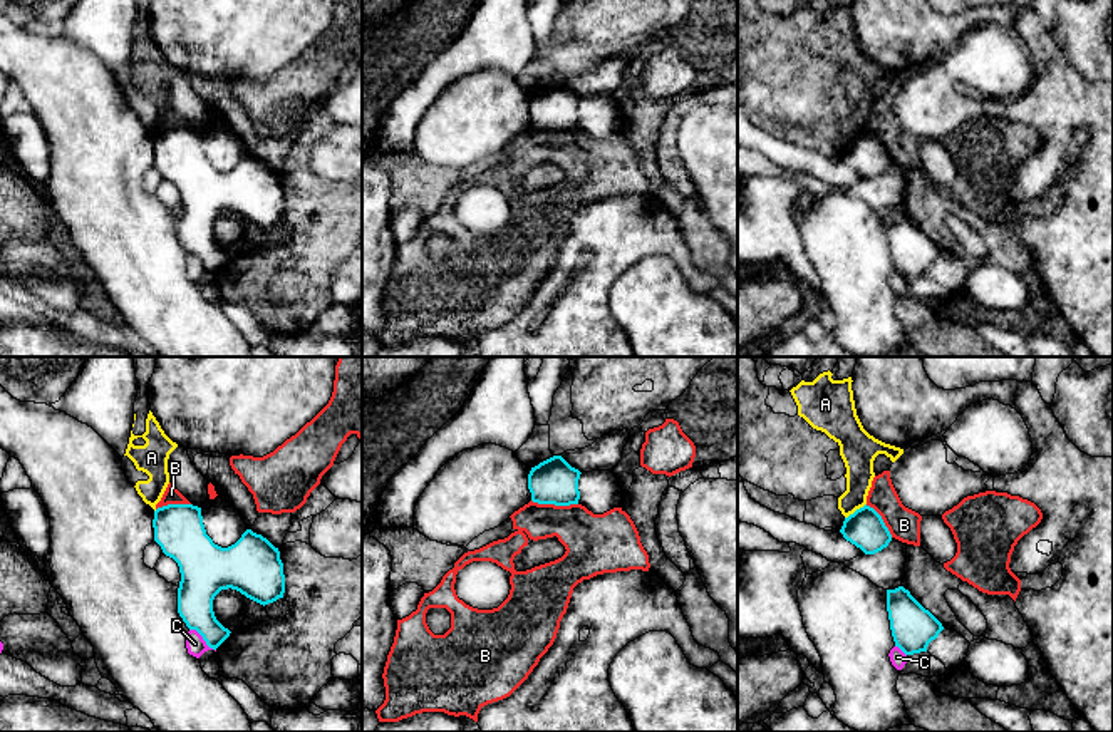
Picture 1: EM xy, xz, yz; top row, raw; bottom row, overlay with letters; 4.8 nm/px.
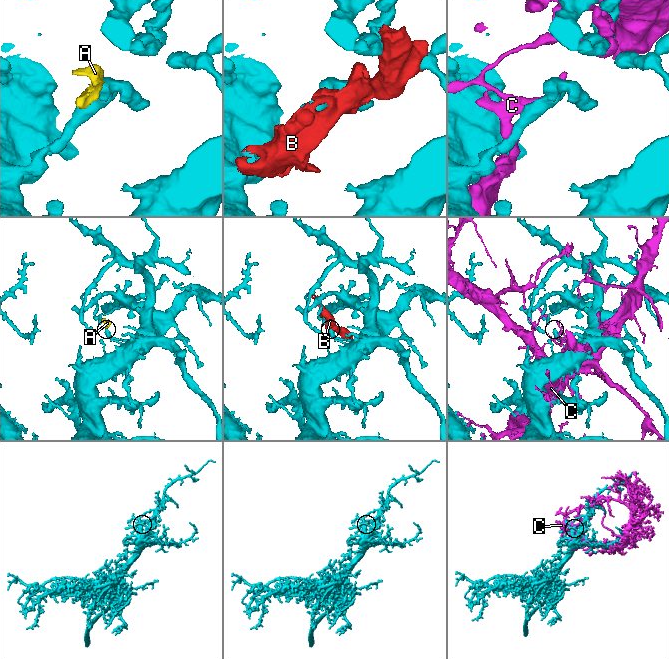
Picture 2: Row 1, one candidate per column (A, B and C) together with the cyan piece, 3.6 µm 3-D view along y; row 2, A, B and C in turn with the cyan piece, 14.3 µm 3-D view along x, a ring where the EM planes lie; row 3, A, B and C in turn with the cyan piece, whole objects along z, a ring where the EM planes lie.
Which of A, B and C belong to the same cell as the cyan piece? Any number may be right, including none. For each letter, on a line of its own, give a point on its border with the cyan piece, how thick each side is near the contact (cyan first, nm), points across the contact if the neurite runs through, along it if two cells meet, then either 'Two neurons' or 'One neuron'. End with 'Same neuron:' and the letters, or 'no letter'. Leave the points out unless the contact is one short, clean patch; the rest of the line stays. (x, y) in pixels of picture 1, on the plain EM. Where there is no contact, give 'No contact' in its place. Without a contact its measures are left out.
A: Touches cyan at yz (857, 134). Thickness 190 nm (cyan) against 150 nm. Boundary: yz (865, 128), (845, 143). Two neurons
B: Touches cyan at xz (555, 129). Thickness 220 nm (cyan) against 260 nm. Two neurons
C: Touches cyan at xy (203, 263). Thickness 190 nm (cyan) against 90 nm. Two neurons
Same neuron: no letter

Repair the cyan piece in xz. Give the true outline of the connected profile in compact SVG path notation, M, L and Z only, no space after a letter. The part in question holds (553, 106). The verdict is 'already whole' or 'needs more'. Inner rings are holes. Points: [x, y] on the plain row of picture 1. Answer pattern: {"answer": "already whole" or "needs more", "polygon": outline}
{"answer": "already whole", "polygon": "M553 80L528 99L531 126L538 129L570 131L578 129L580 95L572 92L562 80Z"}

